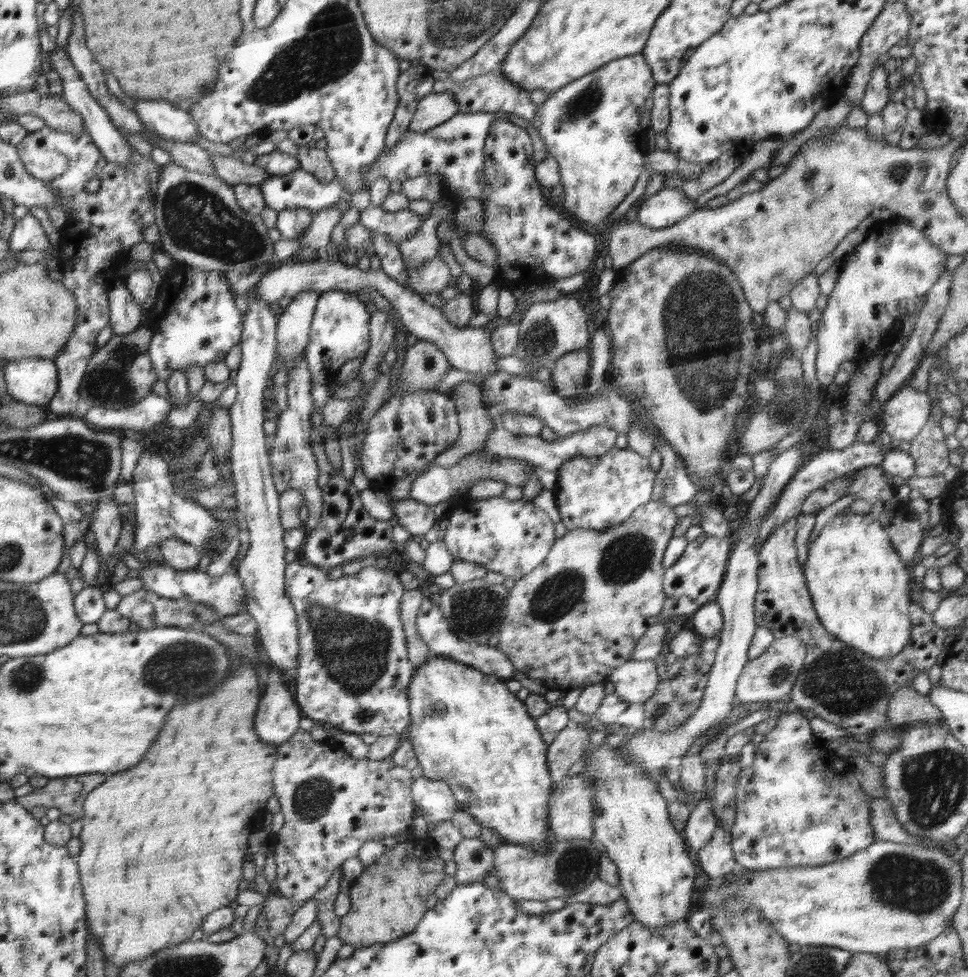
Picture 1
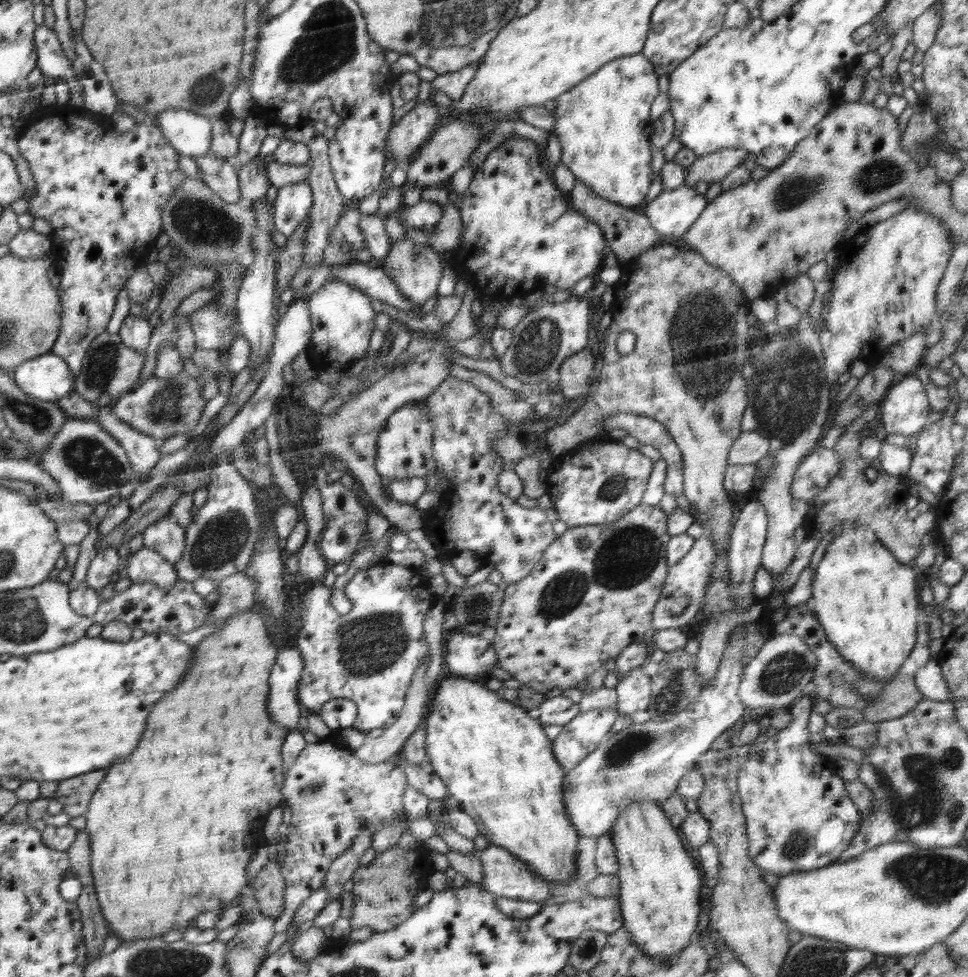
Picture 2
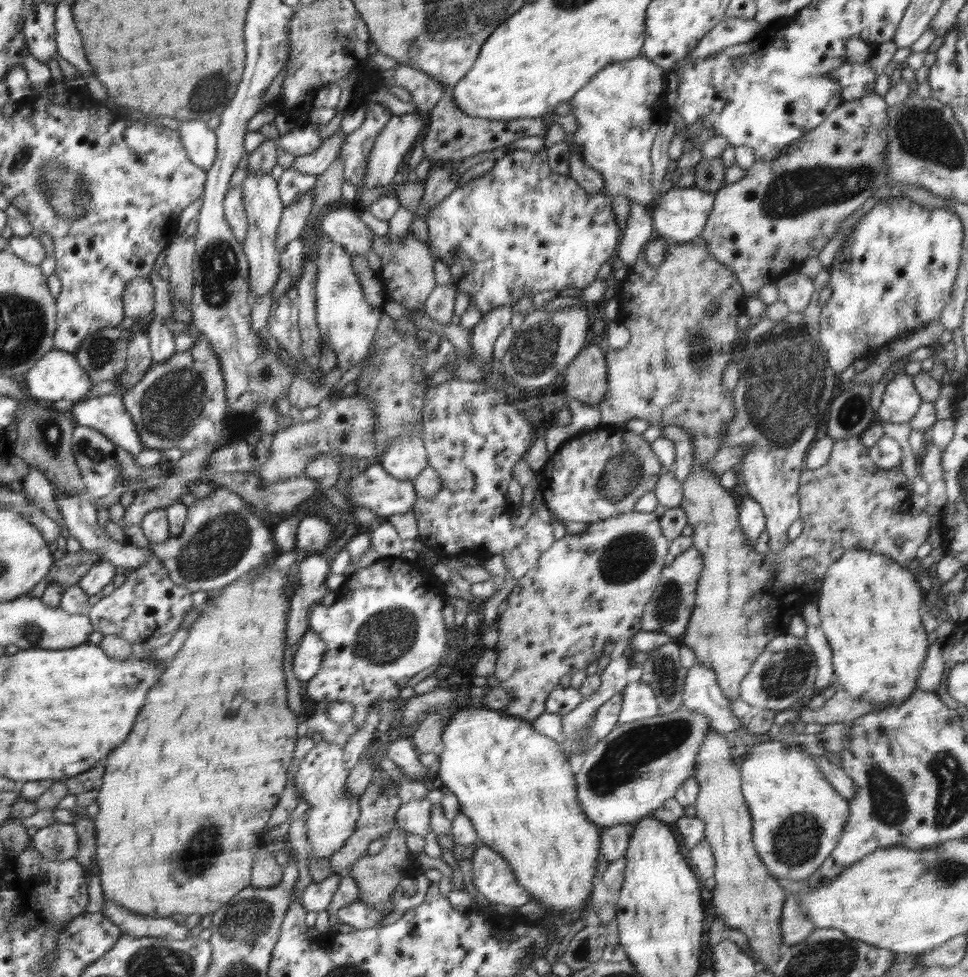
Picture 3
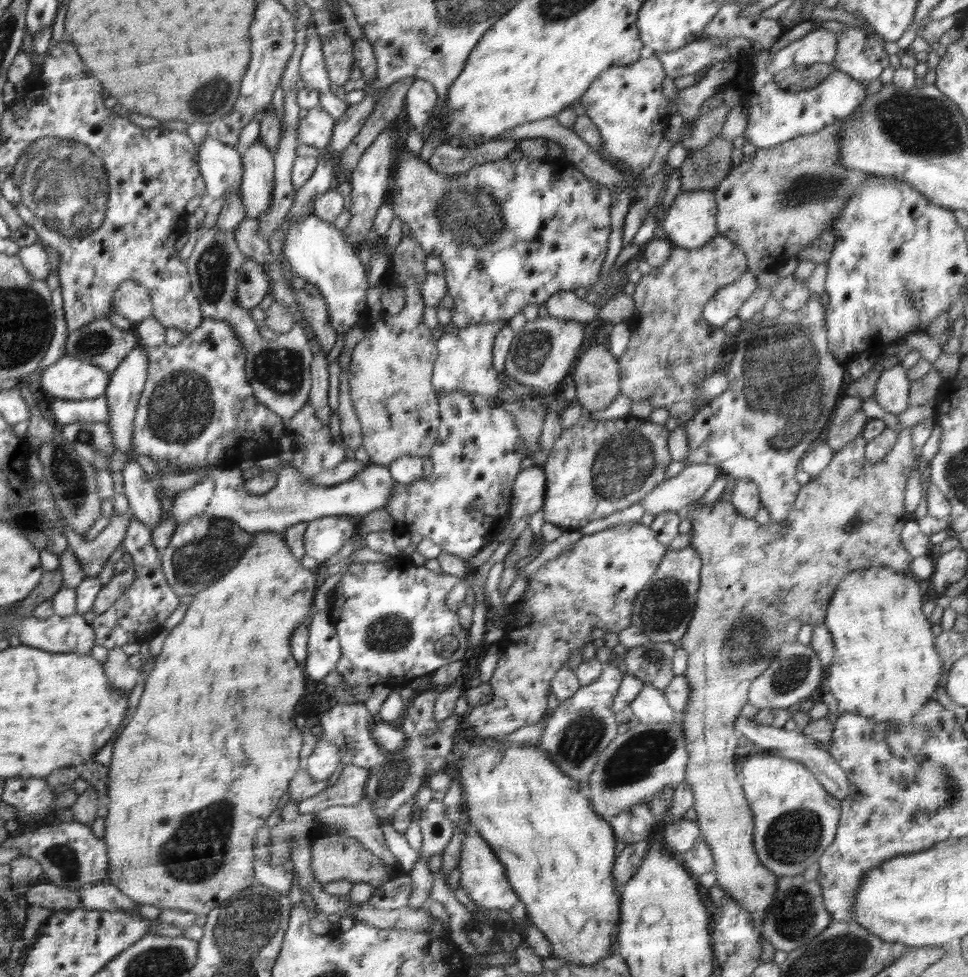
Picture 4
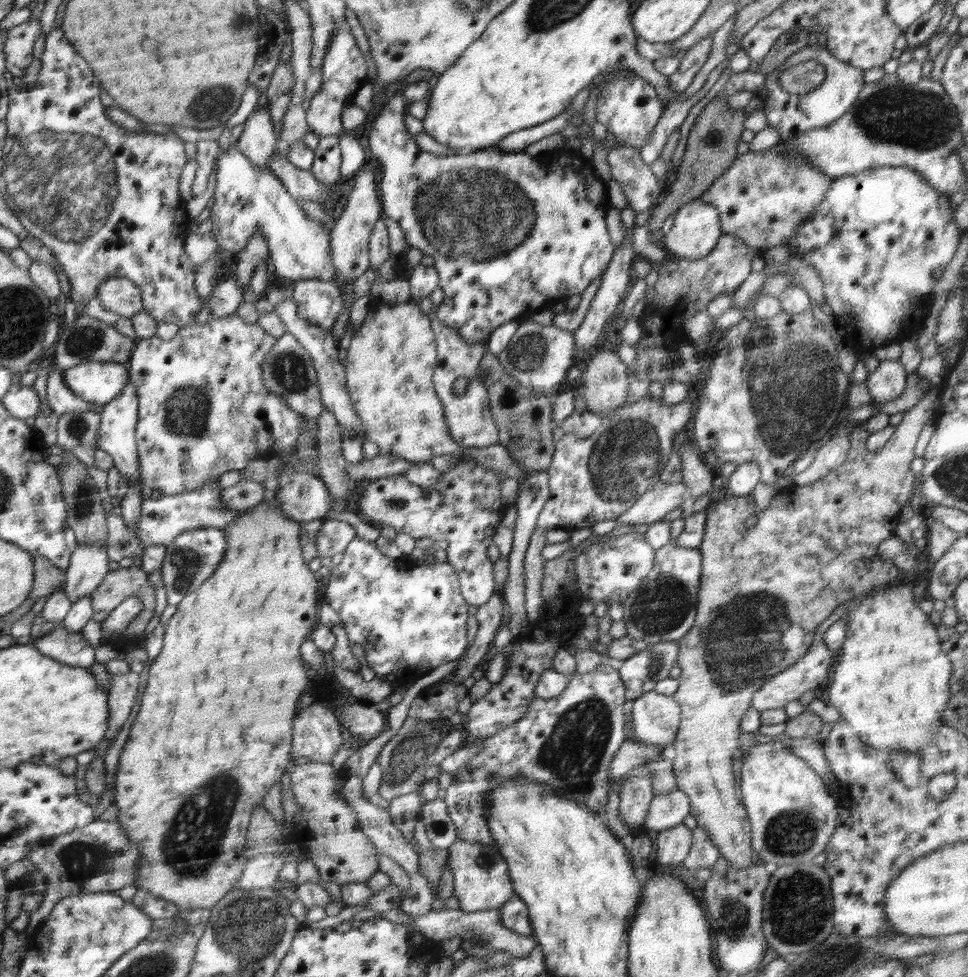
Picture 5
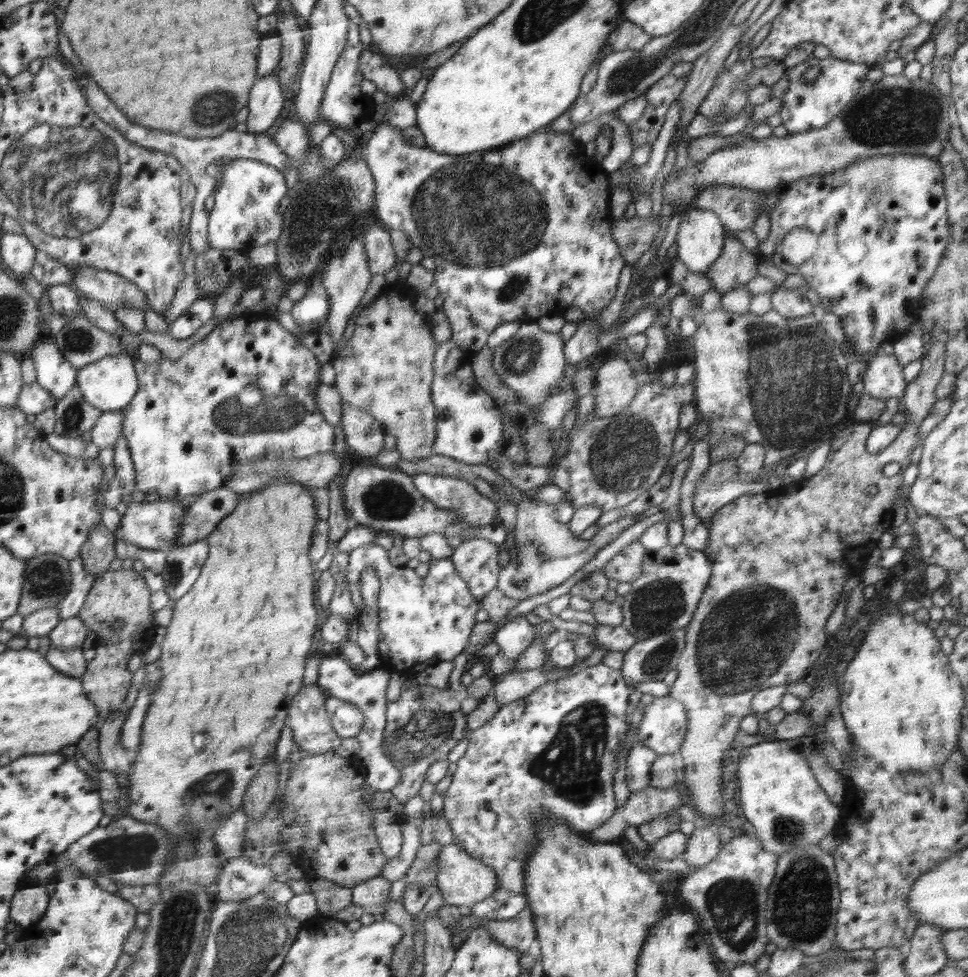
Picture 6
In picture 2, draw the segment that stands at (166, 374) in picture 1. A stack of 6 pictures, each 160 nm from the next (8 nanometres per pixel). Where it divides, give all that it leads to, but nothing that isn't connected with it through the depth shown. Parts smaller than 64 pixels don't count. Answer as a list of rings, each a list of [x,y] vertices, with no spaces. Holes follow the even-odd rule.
[[[206,303],[198,312],[185,316],[190,323],[195,336],[196,347],[204,350],[218,352],[221,348],[229,346],[235,338],[233,328],[235,326],[234,313],[219,311],[216,303]]]

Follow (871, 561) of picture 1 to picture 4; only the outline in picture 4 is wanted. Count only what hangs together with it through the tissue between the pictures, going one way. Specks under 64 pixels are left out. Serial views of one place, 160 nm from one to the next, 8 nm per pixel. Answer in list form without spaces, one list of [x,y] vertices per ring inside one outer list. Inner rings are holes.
[[[858,568],[854,572],[850,572],[850,576],[846,576],[846,580],[838,583],[835,588],[833,597],[826,609],[826,616],[823,625],[830,631],[832,640],[834,641],[834,654],[831,663],[826,668],[826,690],[832,692],[838,700],[838,708],[840,712],[852,712],[858,716],[866,717],[883,723],[899,723],[907,721],[930,700],[934,700],[942,672],[942,661],[935,649],[936,637],[931,631],[933,624],[926,619],[922,613],[922,592],[920,591],[919,581],[911,574],[905,572],[894,572],[892,568]]]

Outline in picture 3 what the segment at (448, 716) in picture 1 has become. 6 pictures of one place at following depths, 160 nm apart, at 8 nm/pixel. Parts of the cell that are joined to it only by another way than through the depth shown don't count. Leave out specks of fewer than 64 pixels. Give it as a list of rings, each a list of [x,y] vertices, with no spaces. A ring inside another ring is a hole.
[[[460,702],[460,709],[451,716],[447,725],[442,731],[442,752],[439,754],[439,778],[445,786],[445,790],[450,790],[458,799],[460,812],[465,814],[475,828],[478,842],[493,848],[500,853],[502,858],[512,867],[516,880],[530,893],[533,900],[540,901],[540,905],[547,909],[547,914],[554,916],[572,916],[580,917],[581,909],[587,903],[588,897],[592,894],[592,882],[596,872],[596,865],[599,862],[599,844],[600,831],[593,822],[590,822],[585,812],[580,808],[577,799],[577,786],[575,774],[572,773],[568,762],[568,756],[562,750],[560,741],[550,739],[534,730],[531,721],[524,721],[520,717],[510,716],[509,714],[500,714],[500,711],[490,710],[483,707],[480,702]]]

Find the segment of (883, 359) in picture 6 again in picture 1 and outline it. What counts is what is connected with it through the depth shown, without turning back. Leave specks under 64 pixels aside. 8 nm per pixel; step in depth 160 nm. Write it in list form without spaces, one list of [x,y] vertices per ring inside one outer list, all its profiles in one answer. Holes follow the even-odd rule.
[[[909,384],[894,393],[882,407],[884,432],[894,442],[894,448],[906,447],[926,425],[932,410],[931,397]]]

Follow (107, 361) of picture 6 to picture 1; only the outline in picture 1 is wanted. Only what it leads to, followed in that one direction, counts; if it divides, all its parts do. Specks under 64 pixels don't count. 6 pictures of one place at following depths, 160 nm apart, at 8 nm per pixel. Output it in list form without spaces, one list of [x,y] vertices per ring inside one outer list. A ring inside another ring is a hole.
[[[30,358],[4,362],[4,377],[9,395],[14,397],[14,400],[25,402],[32,405],[32,402],[38,402],[40,405],[45,405],[57,392],[60,386],[60,373],[57,369],[55,360],[48,358]]]

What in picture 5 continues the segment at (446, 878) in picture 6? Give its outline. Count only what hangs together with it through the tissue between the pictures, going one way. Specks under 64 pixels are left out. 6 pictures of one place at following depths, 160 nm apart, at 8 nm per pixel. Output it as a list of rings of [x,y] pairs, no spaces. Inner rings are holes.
[[[457,839],[447,850],[449,852],[447,863],[453,872],[453,895],[460,901],[462,910],[494,911],[502,905],[506,906],[513,896],[513,884],[507,862],[494,846]]]

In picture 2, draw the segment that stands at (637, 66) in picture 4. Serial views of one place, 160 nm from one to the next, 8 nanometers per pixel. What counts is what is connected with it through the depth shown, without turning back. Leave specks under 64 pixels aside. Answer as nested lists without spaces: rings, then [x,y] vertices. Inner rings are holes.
[[[640,52],[611,60],[587,77],[556,99],[555,123],[550,132],[558,137],[561,164],[570,169],[577,181],[582,180],[589,186],[594,194],[610,203],[633,208],[644,201],[652,182],[650,161],[654,119],[650,118],[650,106],[660,94],[659,76],[654,74],[650,60]]]

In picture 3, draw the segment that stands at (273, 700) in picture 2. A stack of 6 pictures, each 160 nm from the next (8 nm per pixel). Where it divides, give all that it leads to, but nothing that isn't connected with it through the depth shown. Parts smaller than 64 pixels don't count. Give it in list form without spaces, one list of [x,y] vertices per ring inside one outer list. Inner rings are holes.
[[[308,630],[303,634],[300,644],[294,650],[291,662],[293,675],[303,682],[310,680],[318,672],[326,654],[326,643],[317,632]]]

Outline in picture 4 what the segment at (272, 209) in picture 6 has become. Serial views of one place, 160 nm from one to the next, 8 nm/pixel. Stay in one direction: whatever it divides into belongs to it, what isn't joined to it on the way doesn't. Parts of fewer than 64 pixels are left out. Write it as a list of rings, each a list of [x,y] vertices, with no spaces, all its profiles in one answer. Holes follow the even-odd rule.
[[[206,135],[198,148],[198,164],[205,179],[206,194],[210,194],[214,199],[225,200],[234,193],[241,194],[244,160],[237,145],[224,144]],[[310,214],[300,223],[292,223],[290,229],[285,234],[285,247],[283,248],[282,257],[286,258],[290,263],[292,274],[306,278],[308,282],[316,285],[322,294],[328,316],[332,328],[336,334],[343,334],[359,321],[359,316],[363,311],[367,311],[367,290],[369,289],[367,281],[367,273],[364,265],[358,258],[358,254],[353,247],[353,244],[345,237],[345,234],[340,229],[336,229],[332,223],[320,220],[316,215]]]

